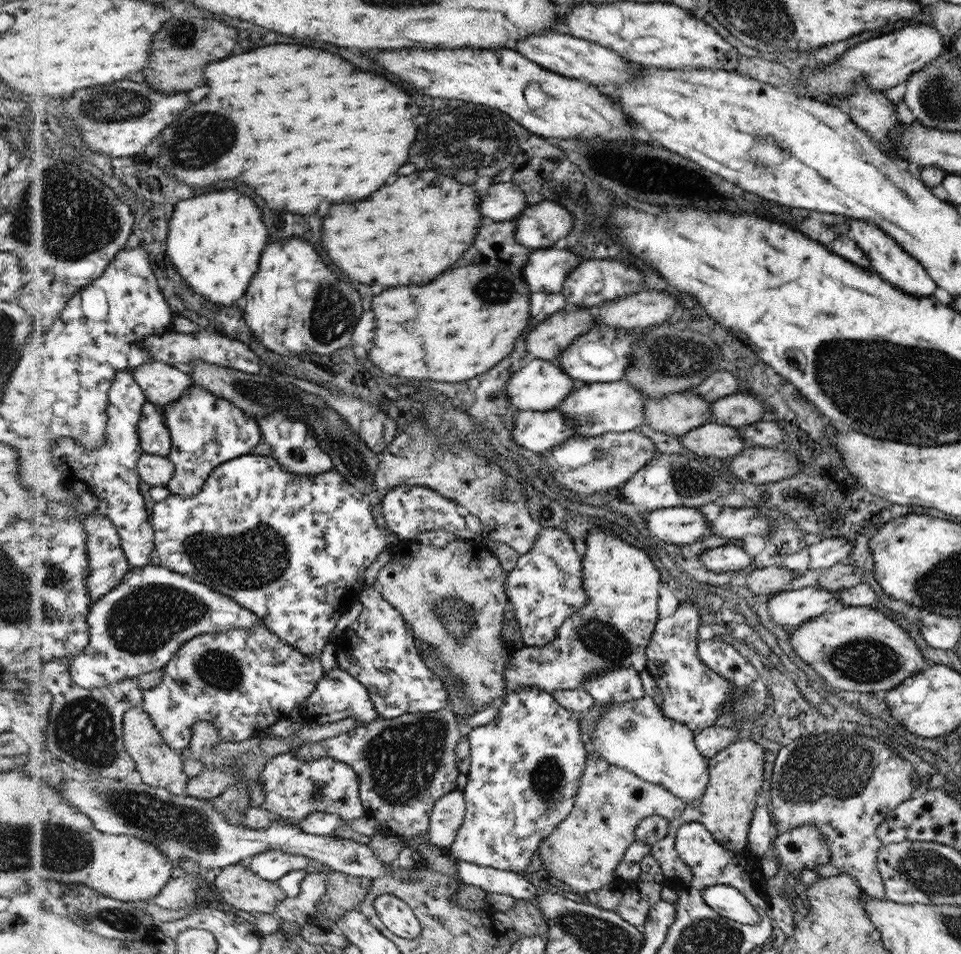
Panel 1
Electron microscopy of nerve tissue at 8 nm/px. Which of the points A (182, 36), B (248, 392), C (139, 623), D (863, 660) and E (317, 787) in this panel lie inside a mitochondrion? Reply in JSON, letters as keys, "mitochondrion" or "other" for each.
{"A":"mitochondrion","B":"mitochondrion","C":"mitochondrion","D":"mitochondrion","E":"mitochondrion"}

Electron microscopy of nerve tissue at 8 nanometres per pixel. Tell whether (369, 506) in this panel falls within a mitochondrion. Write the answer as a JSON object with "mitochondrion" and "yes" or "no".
{"mitochondrion":"no"}

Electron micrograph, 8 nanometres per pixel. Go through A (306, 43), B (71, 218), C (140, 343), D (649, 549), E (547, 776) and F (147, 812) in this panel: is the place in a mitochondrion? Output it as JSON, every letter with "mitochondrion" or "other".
{"A":"other","B":"mitochondrion","C":"other","D":"other","E":"mitochondrion","F":"mitochondrion"}

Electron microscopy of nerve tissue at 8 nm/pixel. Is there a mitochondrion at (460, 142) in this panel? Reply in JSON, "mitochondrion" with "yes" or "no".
{"mitochondrion":"yes"}

